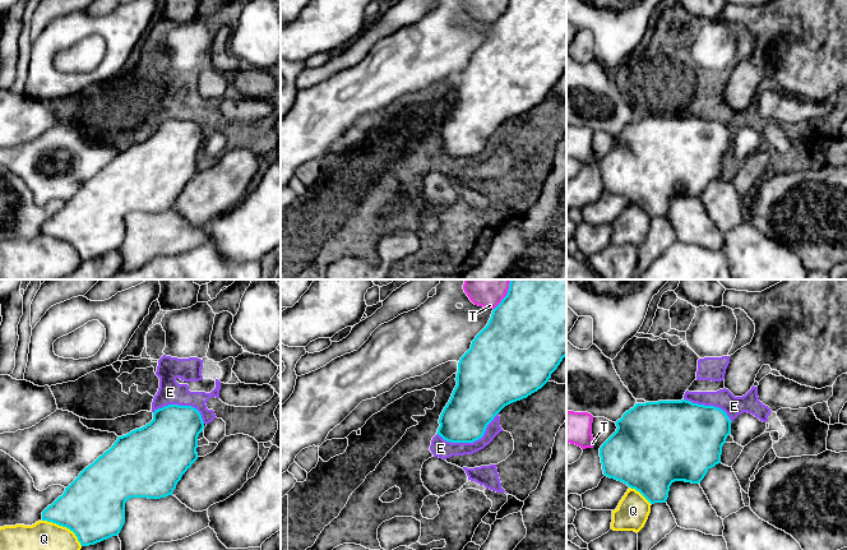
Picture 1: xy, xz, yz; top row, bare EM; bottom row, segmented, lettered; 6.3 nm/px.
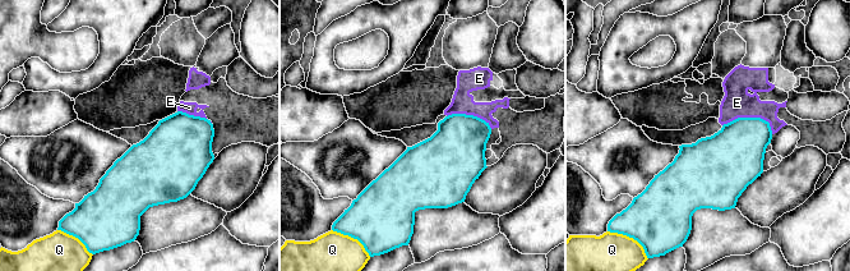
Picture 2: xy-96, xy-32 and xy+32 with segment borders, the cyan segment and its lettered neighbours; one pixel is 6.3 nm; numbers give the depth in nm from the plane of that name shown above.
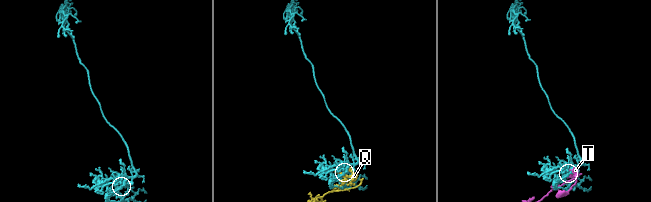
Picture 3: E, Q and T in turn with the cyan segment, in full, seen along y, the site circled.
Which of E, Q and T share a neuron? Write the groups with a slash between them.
E / Q / T

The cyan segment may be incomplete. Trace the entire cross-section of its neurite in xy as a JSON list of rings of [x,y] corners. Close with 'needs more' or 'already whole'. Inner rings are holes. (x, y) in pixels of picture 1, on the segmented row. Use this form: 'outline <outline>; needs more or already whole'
outline [[[168,405],[158,408],[153,412],[153,420],[140,429],[135,429],[126,435],[119,436],[114,445],[99,456],[92,465],[85,467],[79,476],[68,486],[61,496],[59,496],[51,505],[48,505],[42,512],[42,521],[52,522],[59,526],[66,527],[75,533],[78,541],[82,546],[94,545],[112,536],[117,536],[125,523],[125,503],[131,498],[148,498],[148,499],[161,499],[172,495],[176,489],[177,482],[181,480],[182,475],[191,467],[191,465],[198,459],[198,436],[204,429],[204,422],[200,412],[191,406],[179,406]]]; already whole

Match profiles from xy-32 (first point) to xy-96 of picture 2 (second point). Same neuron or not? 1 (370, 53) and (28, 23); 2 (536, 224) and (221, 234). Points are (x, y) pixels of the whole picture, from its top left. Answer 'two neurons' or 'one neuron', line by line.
1: one neuron
2: two neurons

